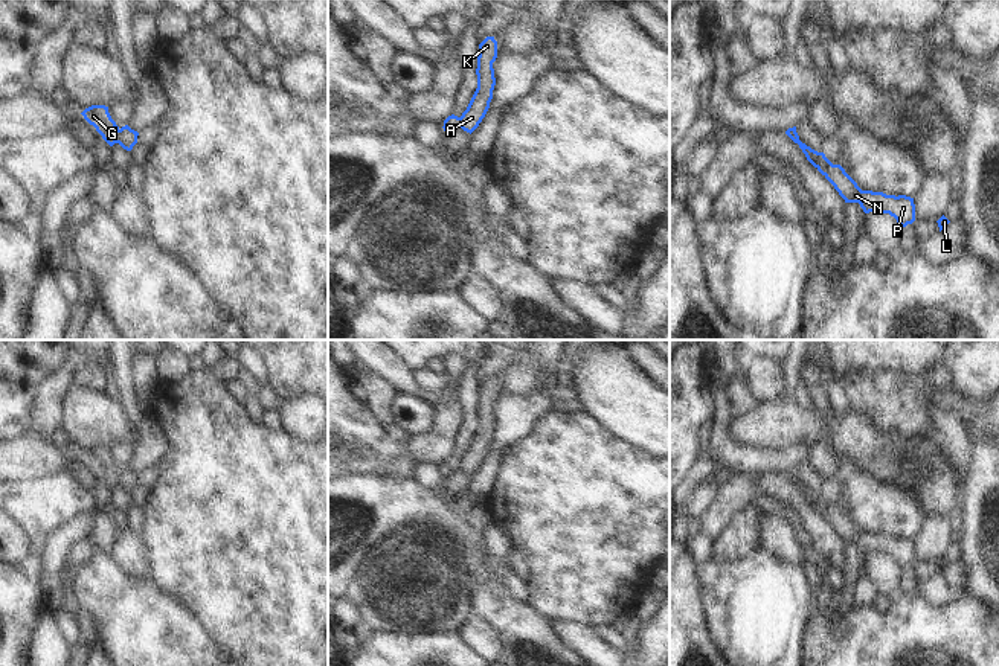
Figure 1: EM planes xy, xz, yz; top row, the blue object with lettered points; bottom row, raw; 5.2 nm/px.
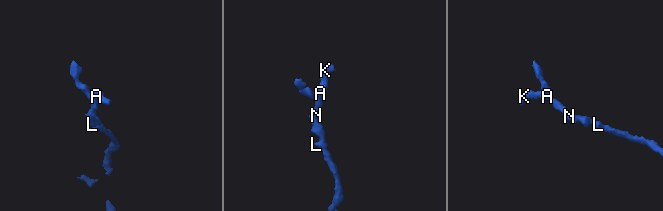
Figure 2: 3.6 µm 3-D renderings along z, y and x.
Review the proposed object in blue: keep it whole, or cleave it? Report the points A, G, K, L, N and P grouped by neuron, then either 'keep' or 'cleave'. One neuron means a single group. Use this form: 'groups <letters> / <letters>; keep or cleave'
groups A K L N P / G; cleave

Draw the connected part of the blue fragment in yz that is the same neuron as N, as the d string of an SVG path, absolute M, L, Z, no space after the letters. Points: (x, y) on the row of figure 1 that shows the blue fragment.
M789 128L785 134L799 145L807 160L834 186L845 203L859 203L865 213L889 213L897 219L901 229L915 221L914 198L862 191L840 165L833 165L824 152L818 152L802 143L798 133L792 128Z

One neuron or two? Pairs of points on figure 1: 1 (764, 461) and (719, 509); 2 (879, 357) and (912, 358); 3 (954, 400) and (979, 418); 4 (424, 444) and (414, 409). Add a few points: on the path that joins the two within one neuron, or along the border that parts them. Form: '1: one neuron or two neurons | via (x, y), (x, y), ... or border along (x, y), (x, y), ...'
1: two neurons | border along (737, 471), (754, 471), (757, 474)
2: one neuron | via (886, 357), (905, 357)
3: one neuron | via (960, 404), (973, 413)
4: two neurons | border along (438, 406), (440, 427), (411, 436)

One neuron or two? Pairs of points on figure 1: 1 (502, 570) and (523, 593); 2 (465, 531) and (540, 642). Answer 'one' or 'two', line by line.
1: one
2: one

